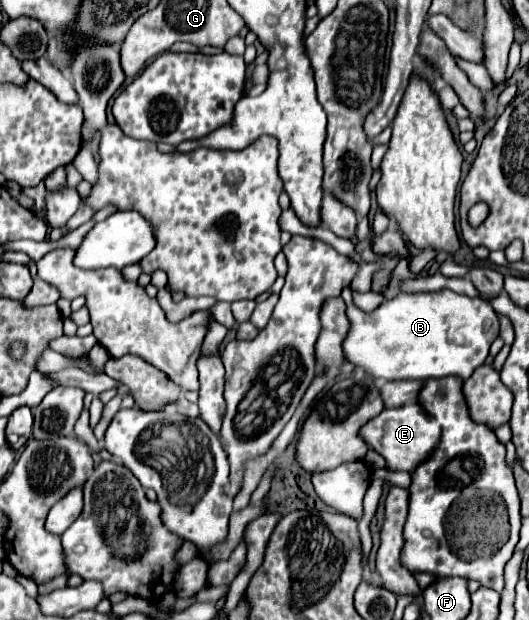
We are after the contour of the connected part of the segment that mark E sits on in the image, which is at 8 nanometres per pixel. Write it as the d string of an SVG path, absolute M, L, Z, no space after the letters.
M408 404L408 406L400 406L400 408L382 410L380 416L368 420L368 424L364 424L360 428L360 438L364 438L364 442L370 448L374 448L378 454L382 454L386 458L386 466L390 470L412 472L438 446L440 426L436 424L436 420L432 416L428 416L424 410L420 410L418 404Z

